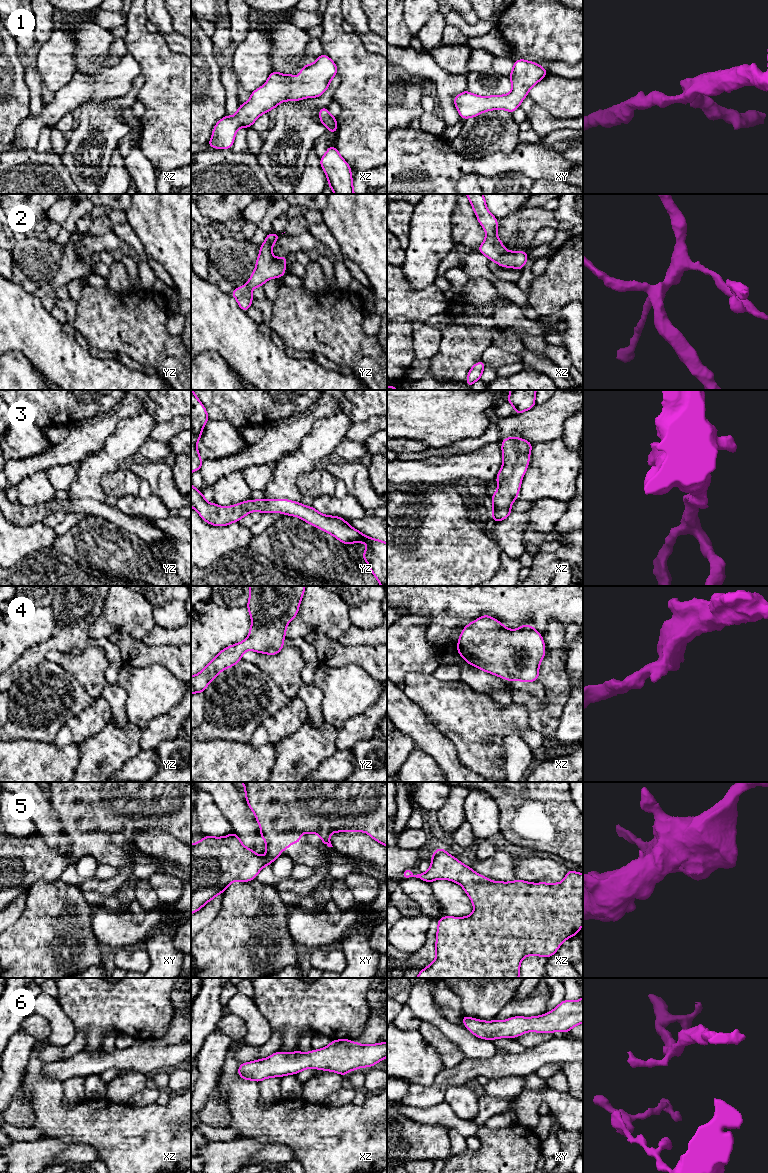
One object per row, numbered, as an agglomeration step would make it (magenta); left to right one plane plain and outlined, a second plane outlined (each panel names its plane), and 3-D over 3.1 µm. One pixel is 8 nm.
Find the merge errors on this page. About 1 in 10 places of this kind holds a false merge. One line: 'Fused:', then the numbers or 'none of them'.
Fused: none of them

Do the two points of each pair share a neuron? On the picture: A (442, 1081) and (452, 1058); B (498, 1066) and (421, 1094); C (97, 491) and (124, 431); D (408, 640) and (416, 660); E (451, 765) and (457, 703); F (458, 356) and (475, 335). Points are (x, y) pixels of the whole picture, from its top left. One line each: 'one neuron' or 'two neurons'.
A: two neurons
B: one neuron
C: one neuron
D: one neuron
E: two neurons
F: one neuron

